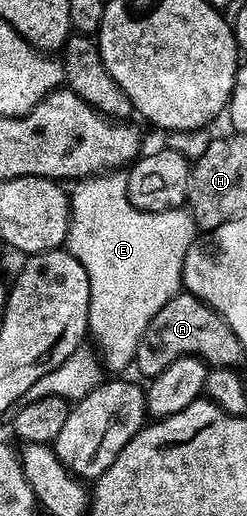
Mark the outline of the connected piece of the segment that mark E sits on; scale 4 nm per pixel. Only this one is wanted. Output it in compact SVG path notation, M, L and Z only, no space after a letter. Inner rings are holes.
M119 169L117 171L106 172L102 175L87 176L82 180L75 182L74 191L70 193L70 221L69 231L66 234L65 246L68 251L84 267L84 271L89 277L89 325L88 335L92 340L93 346L96 348L97 354L100 356L100 362L107 372L122 373L127 366L133 364L136 357L136 349L140 345L140 337L144 337L147 325L151 323L152 317L156 315L167 304L167 302L179 291L182 287L182 273L184 257L188 253L188 249L193 245L194 240L198 237L198 226L194 222L193 216L187 210L178 208L176 210L164 211L140 211L132 205L127 199L127 175L126 171Z

